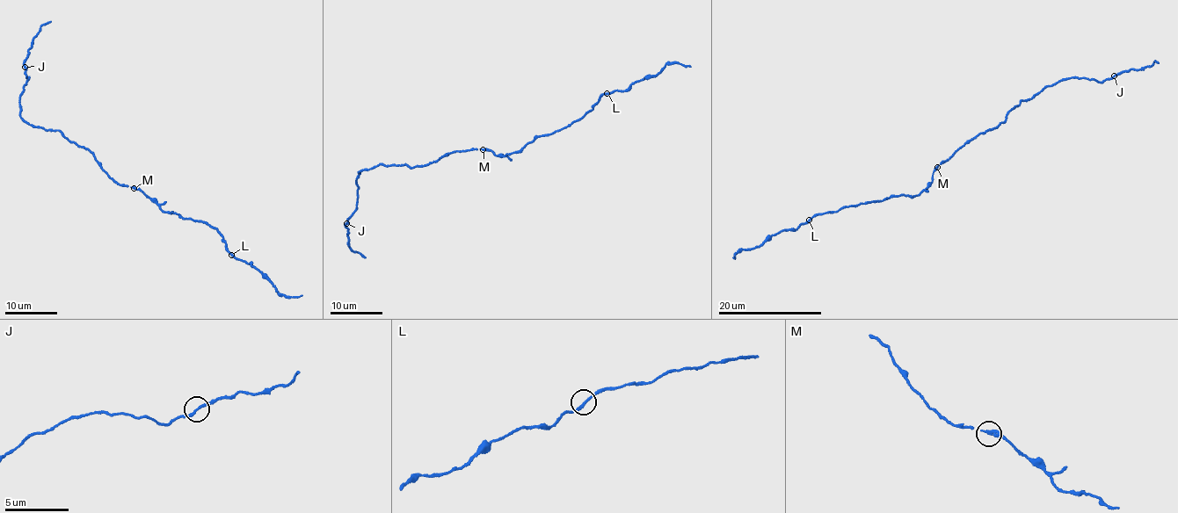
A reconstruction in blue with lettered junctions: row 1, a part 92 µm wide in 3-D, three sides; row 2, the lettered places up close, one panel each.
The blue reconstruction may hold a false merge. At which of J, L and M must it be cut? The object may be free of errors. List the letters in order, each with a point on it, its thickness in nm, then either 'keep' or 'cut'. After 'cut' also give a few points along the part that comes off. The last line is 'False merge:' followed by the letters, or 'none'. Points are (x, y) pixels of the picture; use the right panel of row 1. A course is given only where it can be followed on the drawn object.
J: place (1114, 75); calibre 180 nm; keep
L: place (809, 220); calibre 180 nm; keep
M: place (937, 167); calibre 180 nm; keep
False merge: none

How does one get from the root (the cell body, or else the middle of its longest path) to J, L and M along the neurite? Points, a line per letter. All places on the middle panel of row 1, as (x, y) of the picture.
J: (472, 150), (453, 151), (413, 167), (380, 164), (361, 170), (355, 182), (356, 210), (345, 222)
L: (472, 150), (492, 150), (502, 156), (517, 153), (538, 137), (550, 134), (577, 121), (607, 93)
M: (472, 150), (483, 149)

